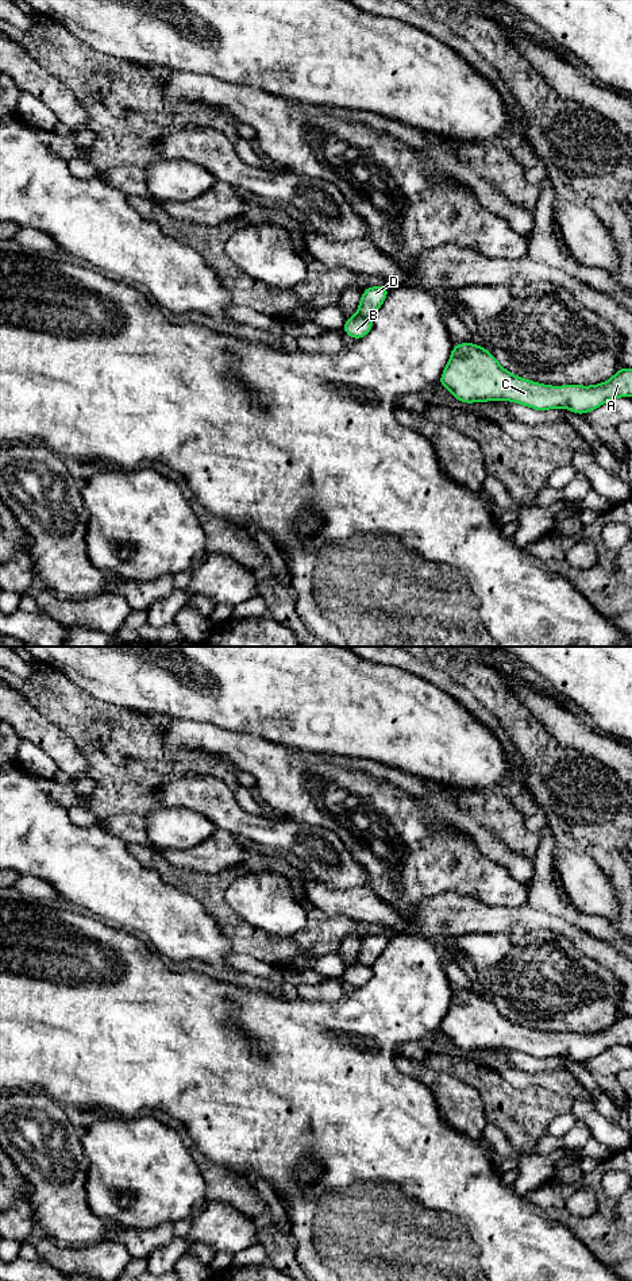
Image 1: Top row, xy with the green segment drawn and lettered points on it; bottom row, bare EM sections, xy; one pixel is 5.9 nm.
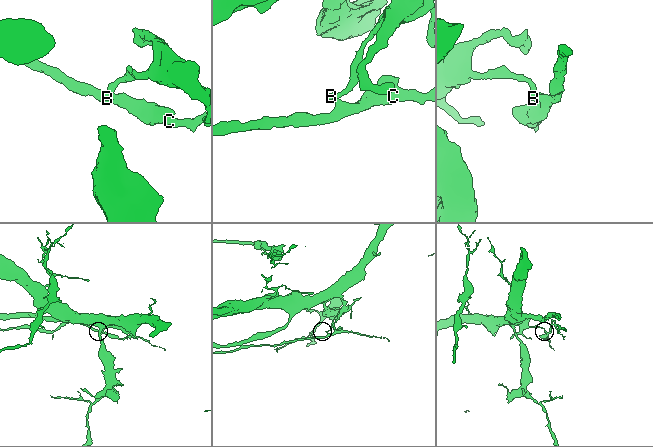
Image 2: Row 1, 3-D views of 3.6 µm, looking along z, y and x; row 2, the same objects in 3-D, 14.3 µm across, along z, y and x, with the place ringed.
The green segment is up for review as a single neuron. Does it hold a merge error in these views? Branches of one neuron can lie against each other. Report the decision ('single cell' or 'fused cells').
fused cells

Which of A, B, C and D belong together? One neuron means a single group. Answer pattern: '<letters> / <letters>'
A B C / D

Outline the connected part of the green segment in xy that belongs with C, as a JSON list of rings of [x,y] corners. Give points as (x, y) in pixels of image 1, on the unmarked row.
[[[460,991],[452,993],[439,1033],[465,1052],[502,1047],[536,1058],[566,1056],[585,1062],[614,1045],[632,1046],[632,1016],[621,1015],[608,1030],[594,1034],[547,1034],[504,1018],[486,996]]]

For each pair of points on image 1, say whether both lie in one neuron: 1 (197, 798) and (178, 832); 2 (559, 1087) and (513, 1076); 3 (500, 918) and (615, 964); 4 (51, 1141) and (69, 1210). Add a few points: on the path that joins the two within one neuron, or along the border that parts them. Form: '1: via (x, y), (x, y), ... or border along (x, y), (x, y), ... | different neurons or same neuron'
1: border along (160, 805), (199, 811), (216, 828) | different neurons
2: via (548, 1079), (524, 1079) | same neuron
3: via (528, 918), (555, 923), (586, 944) | same neuron
4: via (51, 1158), (57, 1172), (57, 1192) | same neuron

